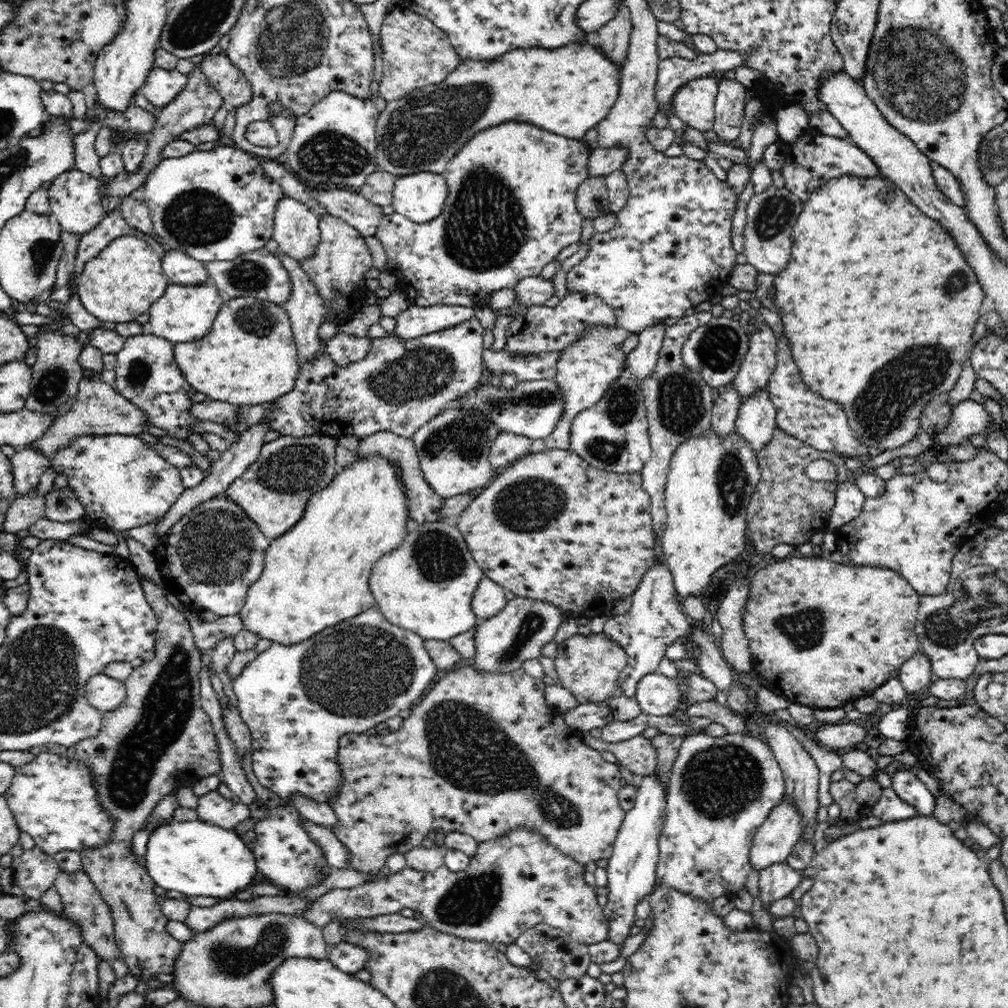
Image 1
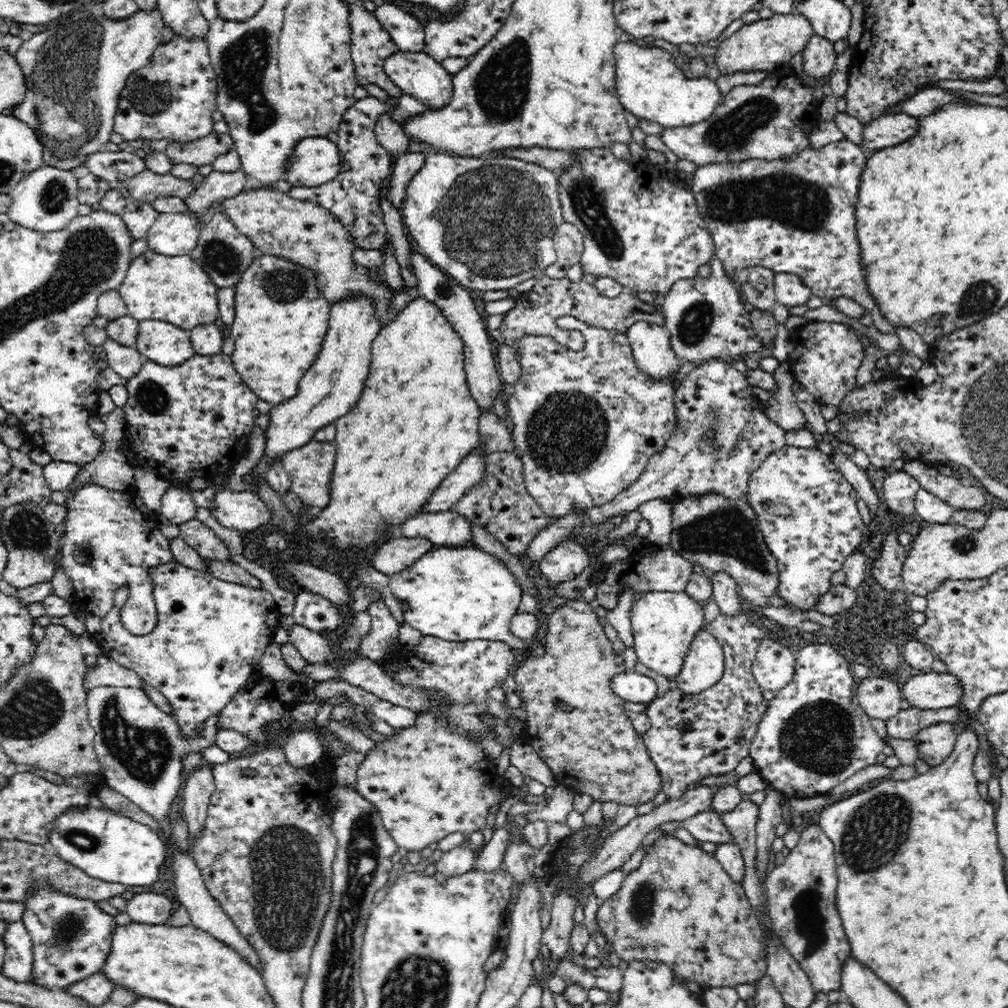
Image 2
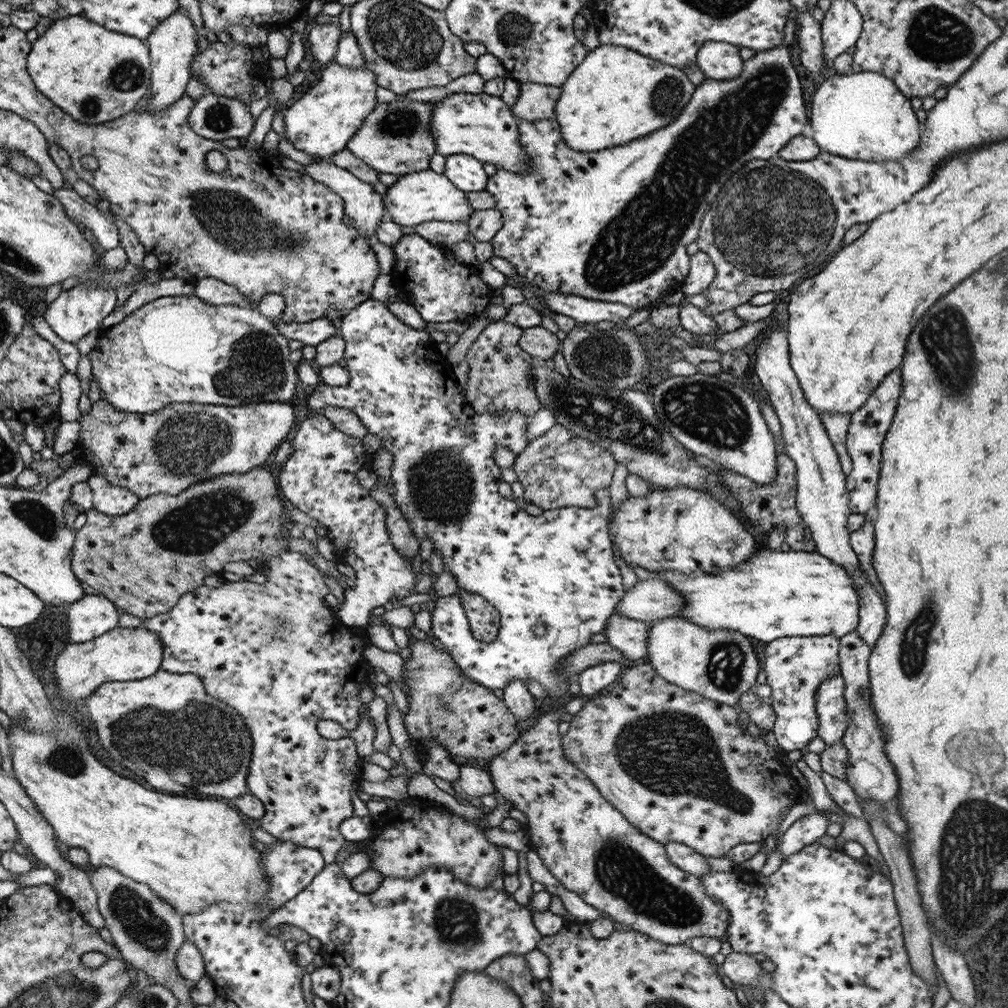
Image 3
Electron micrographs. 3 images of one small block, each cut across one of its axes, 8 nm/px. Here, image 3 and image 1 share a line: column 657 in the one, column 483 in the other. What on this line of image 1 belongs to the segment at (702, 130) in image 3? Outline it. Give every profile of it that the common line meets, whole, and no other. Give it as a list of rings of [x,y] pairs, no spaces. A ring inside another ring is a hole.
[[[506,122],[498,128],[486,128],[486,132],[476,134],[474,140],[470,140],[462,150],[459,150],[449,160],[443,177],[446,179],[449,194],[447,196],[443,211],[430,220],[420,224],[412,222],[408,217],[398,214],[384,215],[375,232],[375,237],[382,242],[388,264],[386,270],[398,279],[397,288],[400,289],[410,306],[426,307],[436,305],[465,306],[470,309],[487,307],[487,297],[498,290],[514,289],[524,278],[539,276],[544,267],[551,264],[564,248],[580,241],[582,236],[582,222],[585,218],[576,207],[576,192],[579,184],[588,176],[588,160],[591,153],[590,147],[581,139],[570,139],[560,137],[553,132],[536,128],[532,124],[520,124],[520,122]]]

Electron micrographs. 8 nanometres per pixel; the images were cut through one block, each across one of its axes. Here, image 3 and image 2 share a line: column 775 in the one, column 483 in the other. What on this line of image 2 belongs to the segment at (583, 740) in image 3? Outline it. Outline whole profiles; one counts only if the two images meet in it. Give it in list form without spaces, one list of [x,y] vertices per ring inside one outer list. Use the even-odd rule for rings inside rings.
[[[430,711],[418,715],[412,728],[394,730],[388,738],[378,737],[376,748],[357,766],[357,776],[355,790],[378,809],[390,837],[407,851],[420,852],[454,832],[470,835],[476,830],[483,831],[488,812],[509,792],[506,778],[496,773],[495,761],[486,756],[481,742],[469,740],[451,728],[447,720],[437,720]]]

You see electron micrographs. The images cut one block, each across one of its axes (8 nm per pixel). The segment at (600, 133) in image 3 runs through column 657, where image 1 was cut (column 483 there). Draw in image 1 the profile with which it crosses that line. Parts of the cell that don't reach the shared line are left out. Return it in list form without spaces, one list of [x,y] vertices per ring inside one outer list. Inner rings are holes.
[[[587,42],[578,45],[562,46],[562,48],[554,48],[552,50],[540,47],[516,49],[506,52],[506,54],[496,57],[494,60],[463,59],[463,61],[450,72],[440,84],[431,84],[414,89],[407,95],[387,102],[385,110],[382,111],[377,118],[377,125],[375,128],[377,135],[377,153],[375,156],[377,168],[378,170],[391,172],[397,177],[412,175],[417,172],[434,172],[442,175],[447,168],[449,160],[457,154],[460,148],[462,148],[474,134],[478,134],[478,132],[482,132],[482,130],[486,130],[486,128],[498,126],[498,124],[502,124],[502,122],[510,122],[510,120],[514,120],[514,122],[528,122],[528,124],[534,124],[534,126],[553,132],[560,137],[582,139],[585,132],[588,132],[590,128],[596,127],[597,124],[603,118],[606,118],[606,115],[610,112],[614,101],[618,96],[620,79],[621,68],[607,60],[597,46],[588,44]]]

